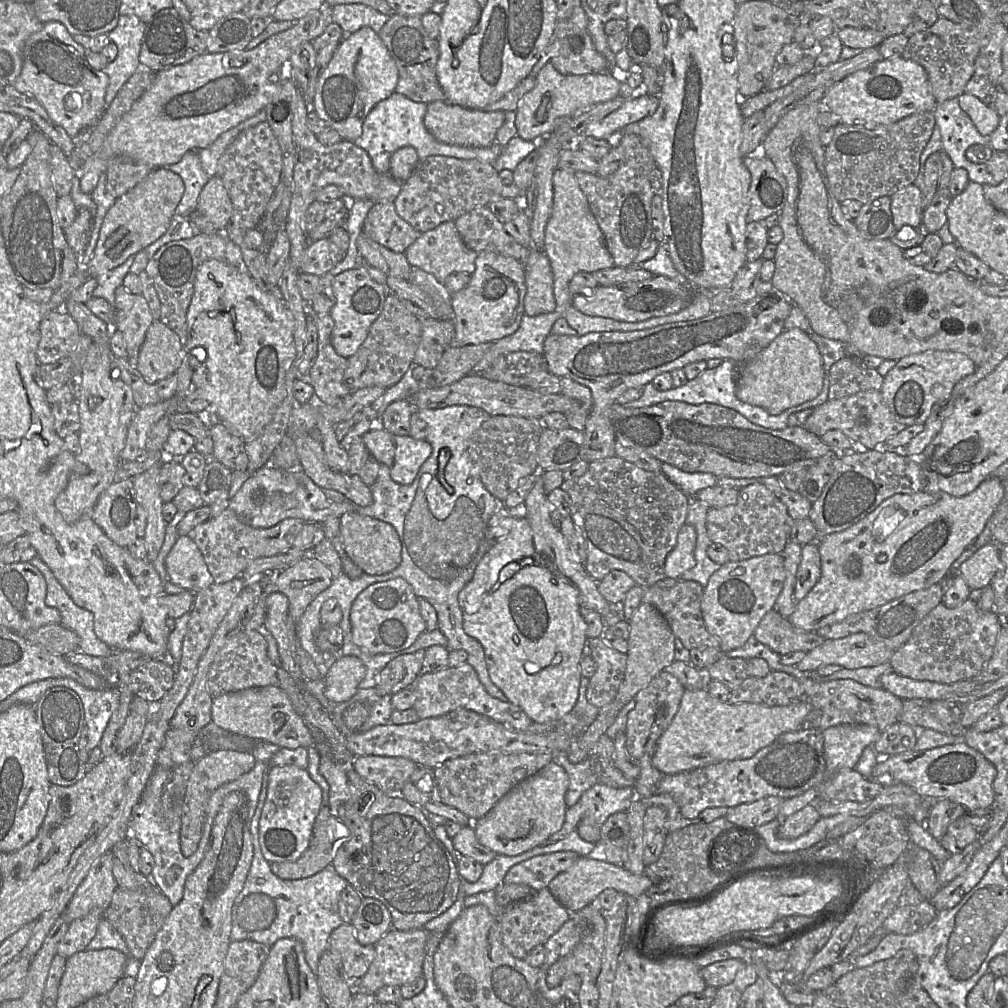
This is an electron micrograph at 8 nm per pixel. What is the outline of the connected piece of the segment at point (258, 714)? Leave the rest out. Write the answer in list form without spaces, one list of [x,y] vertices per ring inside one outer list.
[[[278,685],[251,687],[213,698],[211,720],[226,731],[275,744],[280,748],[295,749],[314,744],[313,735],[302,715],[296,711],[287,694]]]

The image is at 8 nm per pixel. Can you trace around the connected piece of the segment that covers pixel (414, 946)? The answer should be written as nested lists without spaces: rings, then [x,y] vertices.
[[[424,928],[406,931],[389,929],[374,945],[375,957],[366,974],[360,980],[352,982],[353,989],[375,994],[386,985],[403,986],[413,983],[423,973],[427,939],[428,932]]]

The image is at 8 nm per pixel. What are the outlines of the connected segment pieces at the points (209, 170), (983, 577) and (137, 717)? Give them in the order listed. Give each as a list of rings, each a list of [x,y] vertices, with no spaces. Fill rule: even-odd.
[[[264,109],[253,117],[241,122],[237,126],[221,134],[208,147],[198,150],[201,165],[205,173],[209,177],[216,175],[217,165],[220,157],[228,148],[228,146],[234,141],[234,139],[239,135],[239,133],[263,121],[266,121],[266,114]]]
[[[990,543],[979,548],[964,561],[958,573],[971,590],[984,589],[991,584],[993,577],[1001,569],[999,546]]]
[[[134,695],[124,725],[117,733],[117,752],[129,753],[139,742],[150,713],[150,703]]]

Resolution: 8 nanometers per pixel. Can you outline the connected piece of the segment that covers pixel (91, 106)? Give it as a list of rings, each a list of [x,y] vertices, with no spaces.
[[[58,21],[44,23],[40,31],[26,40],[22,57],[22,70],[13,85],[19,92],[35,98],[45,108],[51,119],[63,127],[72,139],[96,125],[106,110],[105,95],[109,77],[104,70],[96,70],[89,64],[87,49],[74,40],[65,25]]]

